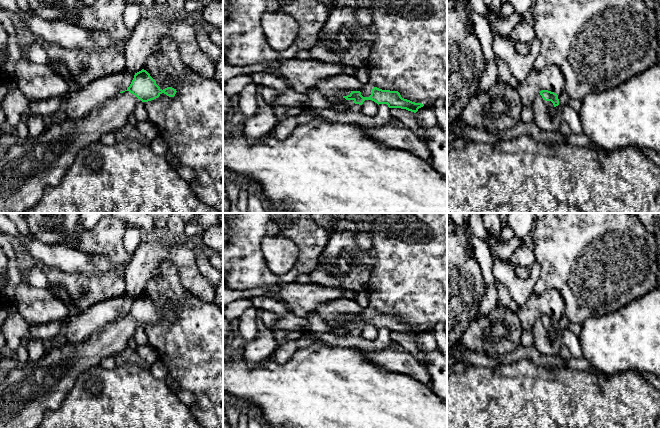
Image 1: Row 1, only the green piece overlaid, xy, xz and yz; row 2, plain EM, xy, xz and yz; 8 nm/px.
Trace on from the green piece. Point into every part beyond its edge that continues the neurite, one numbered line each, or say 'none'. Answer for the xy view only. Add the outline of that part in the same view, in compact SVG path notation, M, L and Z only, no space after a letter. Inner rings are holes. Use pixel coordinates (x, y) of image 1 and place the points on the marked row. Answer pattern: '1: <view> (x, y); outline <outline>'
1: xy (26, 169); outline M129 91L119 93L117 97L92 108L87 116L79 120L66 118L39 136L12 145L0 160L0 213L24 213L32 208L40 200L46 186L61 182L84 147L128 124L128 118L134 114L138 102L139 99Z

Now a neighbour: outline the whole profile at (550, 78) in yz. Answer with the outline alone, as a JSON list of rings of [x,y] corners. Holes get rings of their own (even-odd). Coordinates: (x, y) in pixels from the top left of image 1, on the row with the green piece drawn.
[[[551,65],[540,71],[532,70],[527,79],[517,86],[517,91],[527,105],[532,105],[535,97],[542,90],[548,90],[557,95],[565,90],[565,79],[560,69]]]

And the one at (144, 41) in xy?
[[[145,17],[138,21],[124,48],[126,69],[134,73],[141,71],[149,56],[159,51],[159,41],[166,36],[177,43],[185,64],[197,74],[214,79],[215,62],[198,46],[195,29],[184,20],[175,18]]]

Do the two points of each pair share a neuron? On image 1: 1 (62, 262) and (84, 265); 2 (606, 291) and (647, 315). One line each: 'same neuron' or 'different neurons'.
1: same neuron
2: different neurons

